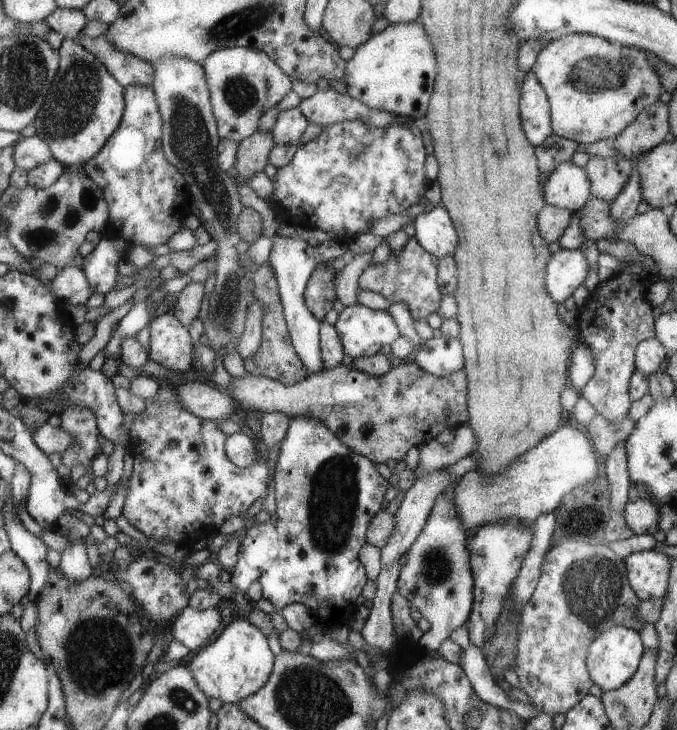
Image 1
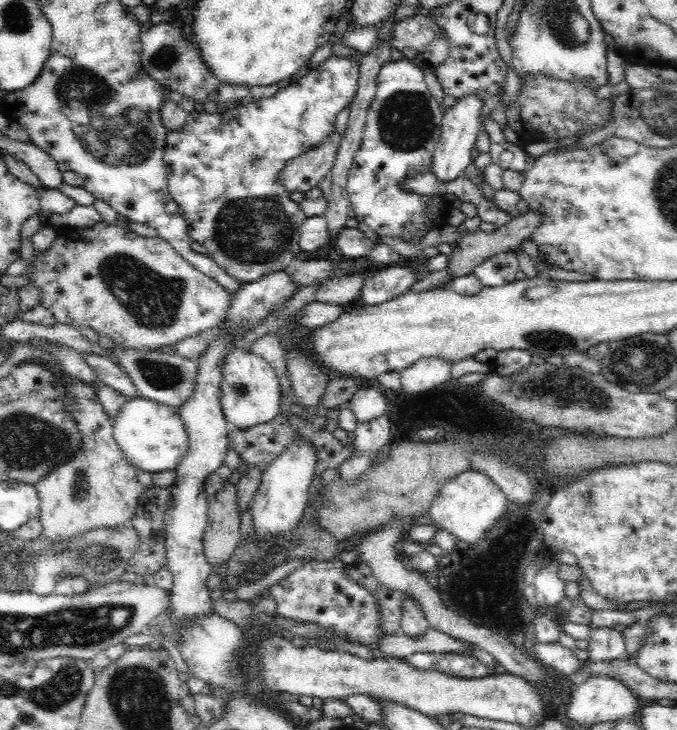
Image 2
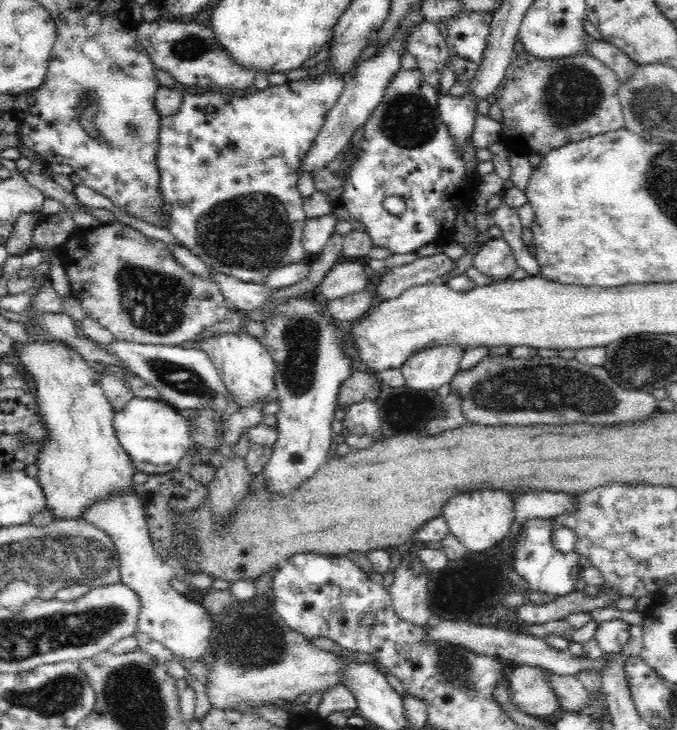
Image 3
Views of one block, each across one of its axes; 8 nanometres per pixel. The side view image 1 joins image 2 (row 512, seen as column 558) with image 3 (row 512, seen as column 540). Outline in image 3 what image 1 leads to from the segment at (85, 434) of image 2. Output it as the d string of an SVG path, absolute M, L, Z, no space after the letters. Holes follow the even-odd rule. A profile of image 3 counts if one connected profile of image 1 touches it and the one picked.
M32 342L18 350L18 358L22 366L32 376L34 393L37 398L38 420L45 426L46 442L42 444L37 457L37 481L43 490L45 510L51 514L54 521L82 520L83 514L97 500L108 499L117 492L132 491L135 488L133 476L136 469L132 466L131 458L117 440L113 418L115 411L108 402L101 387L101 376L96 366L82 359L72 349L59 342Z

